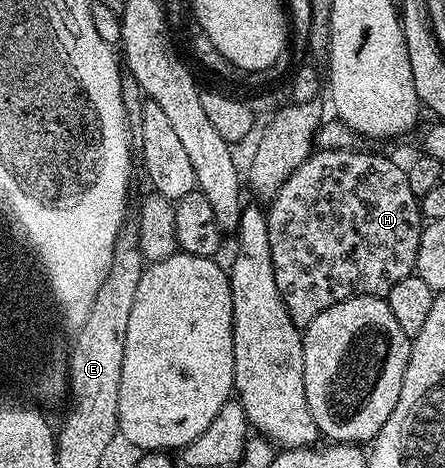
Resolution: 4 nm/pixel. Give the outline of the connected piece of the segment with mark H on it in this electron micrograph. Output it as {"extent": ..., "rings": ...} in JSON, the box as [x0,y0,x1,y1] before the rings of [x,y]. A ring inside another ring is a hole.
{"extent":[268,148,423,328],"rings":[[[360,148],[350,150],[324,150],[318,149],[309,155],[291,176],[279,188],[279,192],[268,203],[269,235],[271,236],[271,264],[275,268],[275,285],[279,288],[279,296],[283,296],[283,304],[291,316],[291,320],[298,328],[304,328],[319,316],[331,304],[339,304],[348,298],[385,298],[407,275],[414,273],[417,268],[417,253],[419,252],[419,240],[423,229],[423,215],[419,195],[411,192],[409,176],[404,165],[392,162],[381,154],[364,154]]]}

